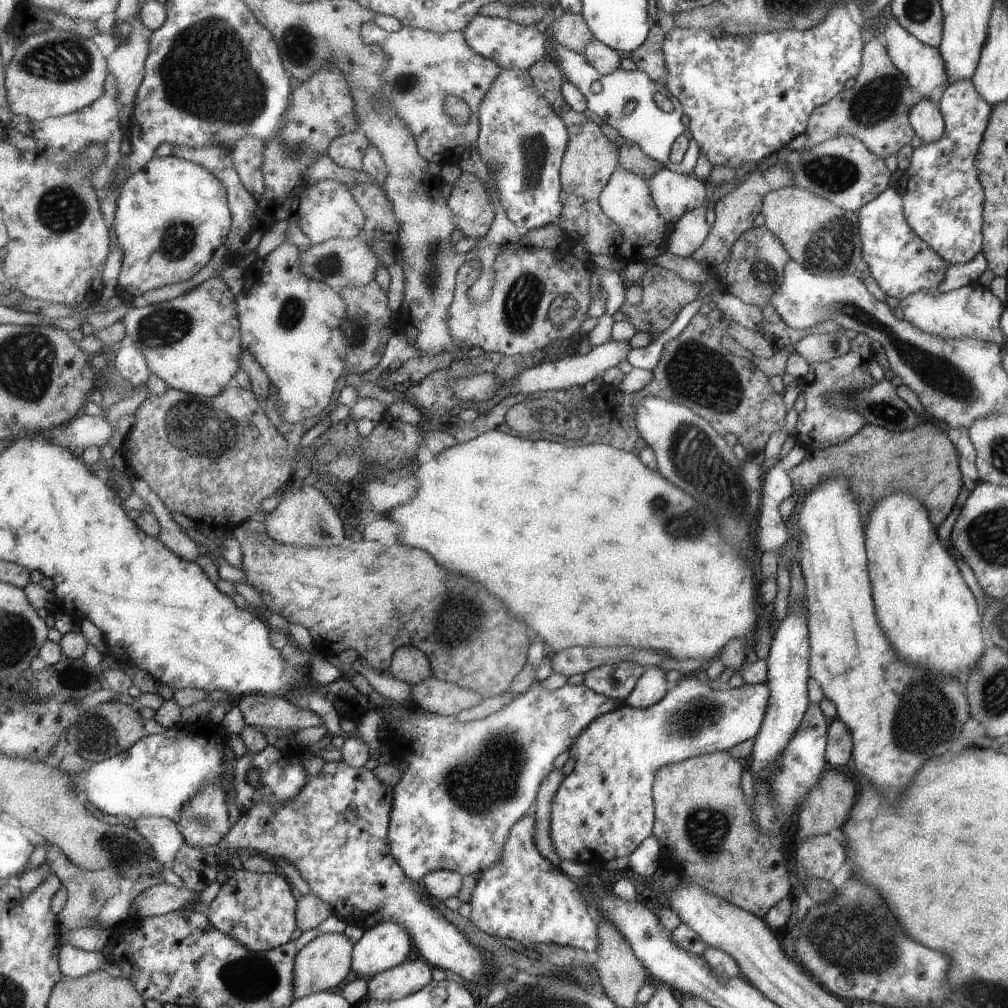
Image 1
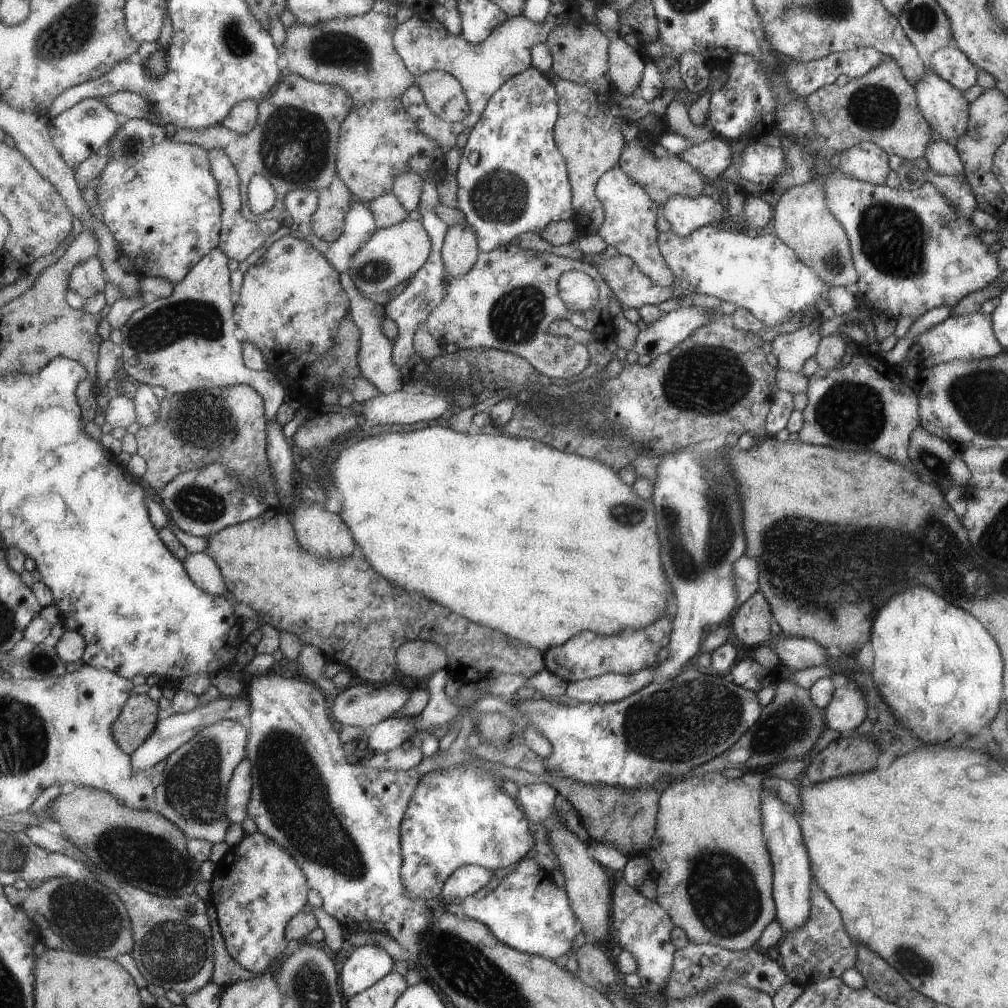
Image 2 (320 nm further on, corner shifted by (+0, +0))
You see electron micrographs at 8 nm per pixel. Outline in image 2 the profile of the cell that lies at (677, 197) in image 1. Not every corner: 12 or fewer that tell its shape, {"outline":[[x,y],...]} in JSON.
{"outline":[[673,195],[660,206],[679,238],[726,220],[723,200]]}

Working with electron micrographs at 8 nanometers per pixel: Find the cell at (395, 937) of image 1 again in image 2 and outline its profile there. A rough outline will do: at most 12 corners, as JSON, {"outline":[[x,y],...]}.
{"outline":[[360,944],[340,980],[350,999],[385,978],[397,962],[377,945]]}

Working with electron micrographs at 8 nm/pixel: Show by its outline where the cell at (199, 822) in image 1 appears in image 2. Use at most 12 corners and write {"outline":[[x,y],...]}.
{"outline":[[248,722],[211,723],[166,758],[156,810],[223,842]]}

